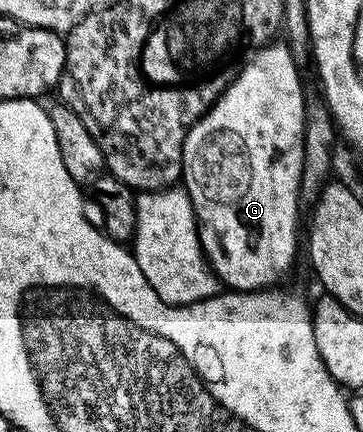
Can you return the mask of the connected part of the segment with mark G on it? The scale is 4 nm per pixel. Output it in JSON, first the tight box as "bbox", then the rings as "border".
{"bbox":[181,41,308,291],"border":[[[271,41],[253,54],[225,93],[194,122],[182,154],[181,182],[194,206],[202,252],[219,284],[231,291],[265,291],[281,284],[298,255],[298,203],[308,95],[302,92],[299,60],[292,57],[285,42]]]}

